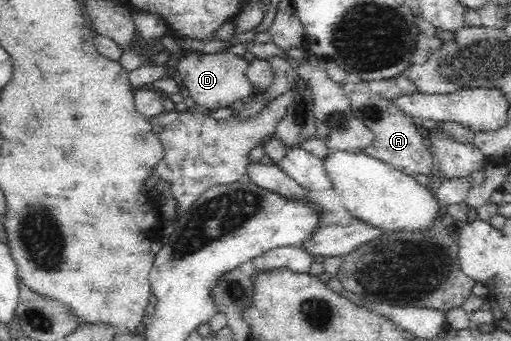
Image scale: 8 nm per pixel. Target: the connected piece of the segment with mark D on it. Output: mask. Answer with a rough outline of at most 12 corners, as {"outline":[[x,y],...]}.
{"outline":[[227,54],[178,61],[187,102],[208,112],[256,94],[248,62]]}

